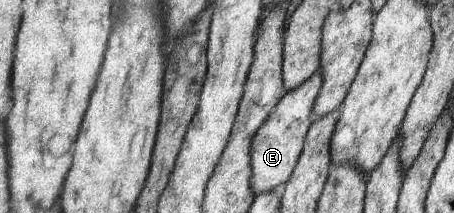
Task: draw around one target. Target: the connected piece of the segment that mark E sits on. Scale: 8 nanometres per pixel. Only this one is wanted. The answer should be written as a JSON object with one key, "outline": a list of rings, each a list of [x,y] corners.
{"outline":[[[317,68],[317,71],[310,75],[305,83],[301,83],[293,91],[287,91],[281,96],[273,111],[270,111],[265,118],[263,125],[256,130],[251,145],[253,197],[263,195],[267,191],[273,191],[275,187],[286,183],[289,179],[302,151],[303,140],[310,125],[309,113],[313,107],[314,99],[317,97],[319,87],[321,87],[321,71]]]}

